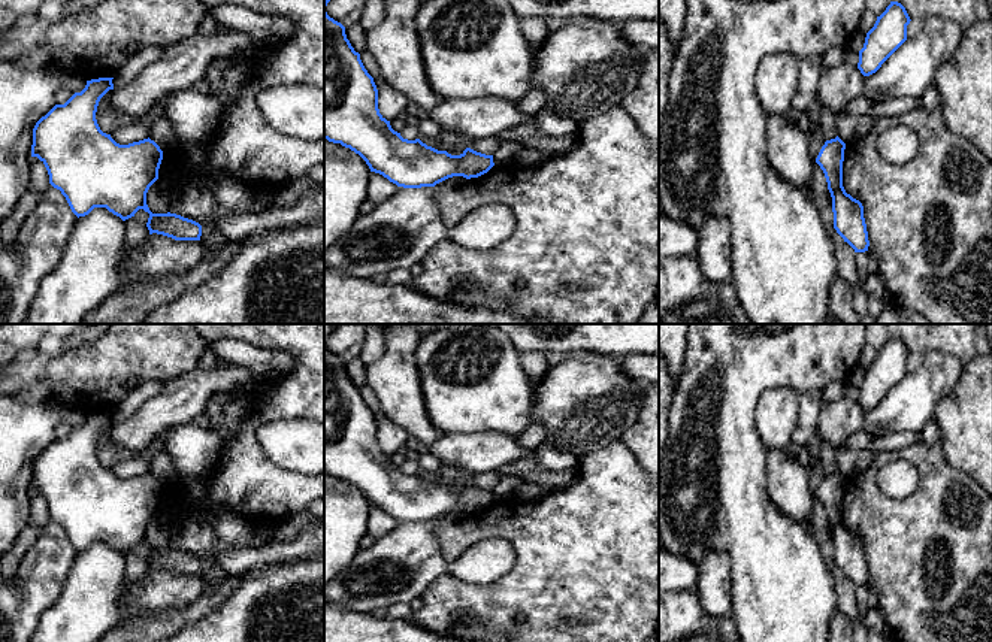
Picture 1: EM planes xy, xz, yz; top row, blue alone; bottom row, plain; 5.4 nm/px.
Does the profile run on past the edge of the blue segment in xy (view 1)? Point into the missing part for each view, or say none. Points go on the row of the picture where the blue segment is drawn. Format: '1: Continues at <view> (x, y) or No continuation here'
1: No continuation here

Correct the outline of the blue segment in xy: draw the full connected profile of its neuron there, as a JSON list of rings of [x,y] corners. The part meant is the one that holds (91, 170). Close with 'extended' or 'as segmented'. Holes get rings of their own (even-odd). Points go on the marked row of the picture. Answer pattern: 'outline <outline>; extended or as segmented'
outline [[[114,78],[87,81],[81,93],[75,93],[64,105],[55,105],[33,128],[31,157],[46,167],[49,184],[66,197],[72,212],[79,218],[94,208],[106,208],[123,221],[134,216],[139,209],[149,214],[146,227],[175,240],[200,240],[202,225],[176,214],[152,214],[146,205],[146,193],[158,179],[163,160],[160,146],[148,139],[128,145],[117,143],[100,130],[96,112],[100,99],[114,90]]]; as segmented

